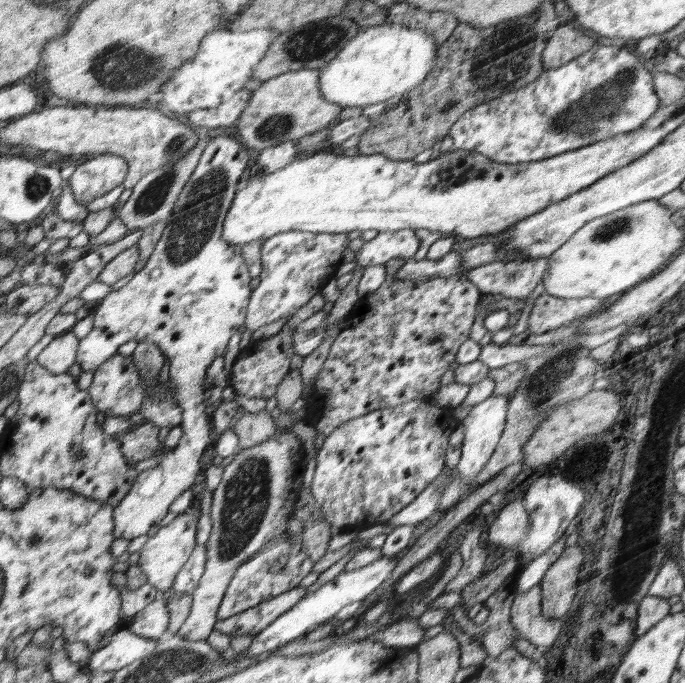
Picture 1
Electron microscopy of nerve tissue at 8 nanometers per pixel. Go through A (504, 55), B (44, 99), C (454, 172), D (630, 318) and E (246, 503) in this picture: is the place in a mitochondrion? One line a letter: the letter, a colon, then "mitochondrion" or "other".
A: mitochondrion
B: other
C: mitochondrion
D: other
E: mitochondrion

